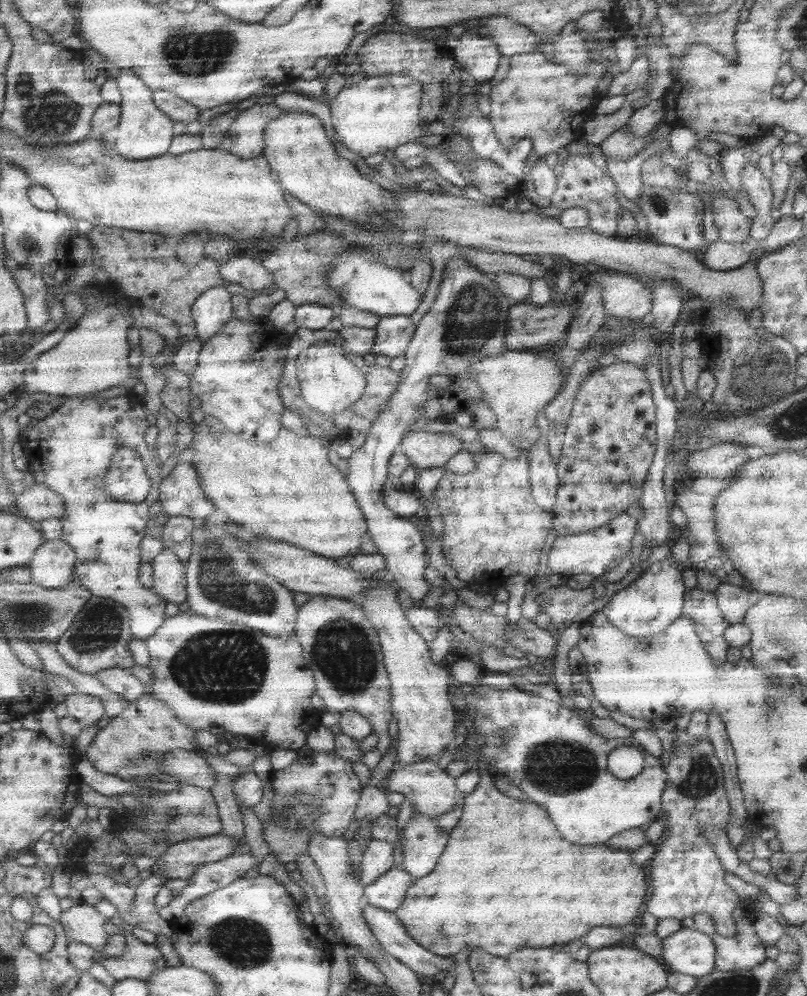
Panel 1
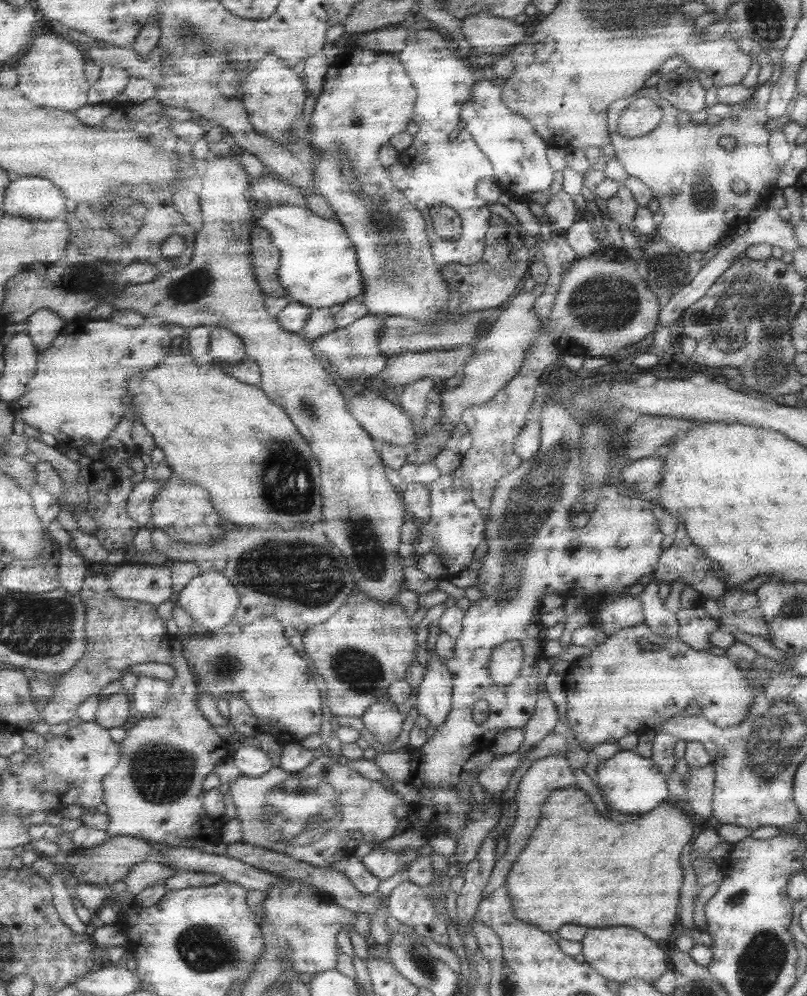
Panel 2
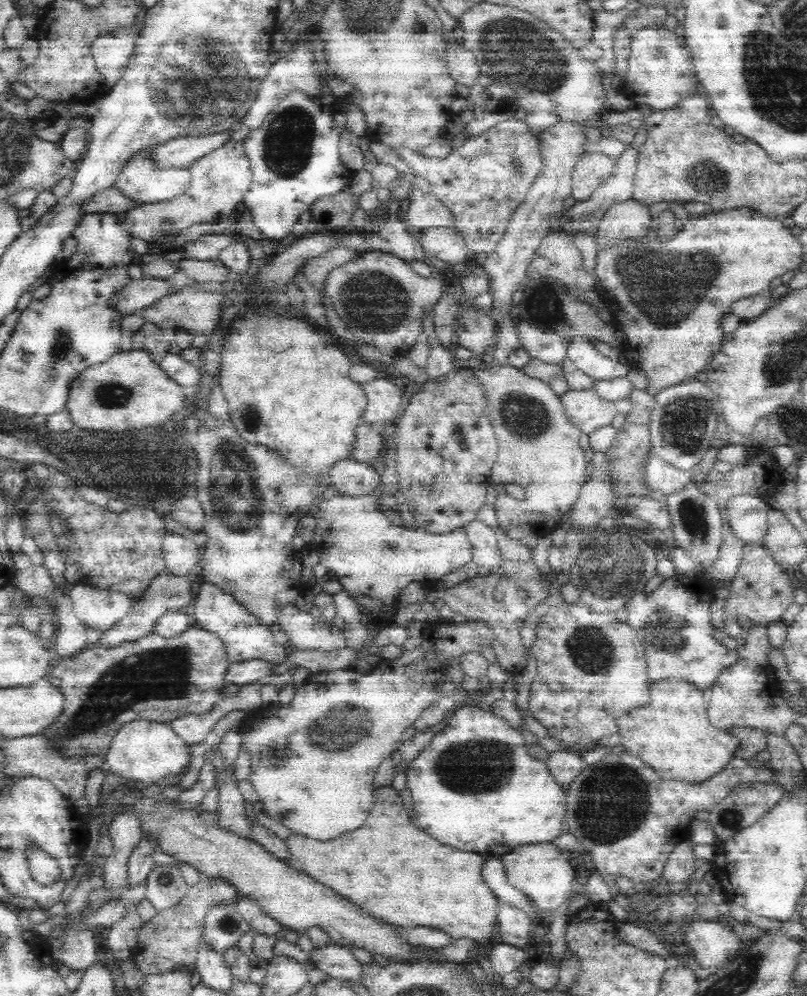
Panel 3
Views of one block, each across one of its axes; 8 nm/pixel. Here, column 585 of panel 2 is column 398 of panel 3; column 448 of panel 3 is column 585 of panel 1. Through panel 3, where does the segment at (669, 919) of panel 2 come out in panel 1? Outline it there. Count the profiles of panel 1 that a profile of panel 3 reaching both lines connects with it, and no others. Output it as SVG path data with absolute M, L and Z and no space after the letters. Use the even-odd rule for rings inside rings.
M479 762L475 768L478 772L478 782L475 790L465 796L465 802L459 824L451 831L449 842L447 843L445 852L439 858L437 866L431 874L420 878L415 882L411 889L408 890L407 900L402 902L402 905L397 909L397 916L402 920L403 925L407 928L410 935L421 943L427 950L438 954L439 956L452 957L459 952L473 950L479 948L487 954L493 954L497 958L505 958L507 954L516 952L521 948L529 947L550 947L552 944L564 945L569 940L581 938L585 936L591 928L595 926L607 926L609 928L623 928L623 926L635 925L637 916L641 914L638 908L644 904L646 894L648 893L648 882L646 881L646 869L642 866L633 866L631 864L631 856L629 852L613 852L605 846L573 846L569 842L561 842L559 834L555 832L553 824L547 813L540 806L533 802L517 801L511 796L505 796L503 792L497 790L495 783L492 781L492 773L486 763Z

